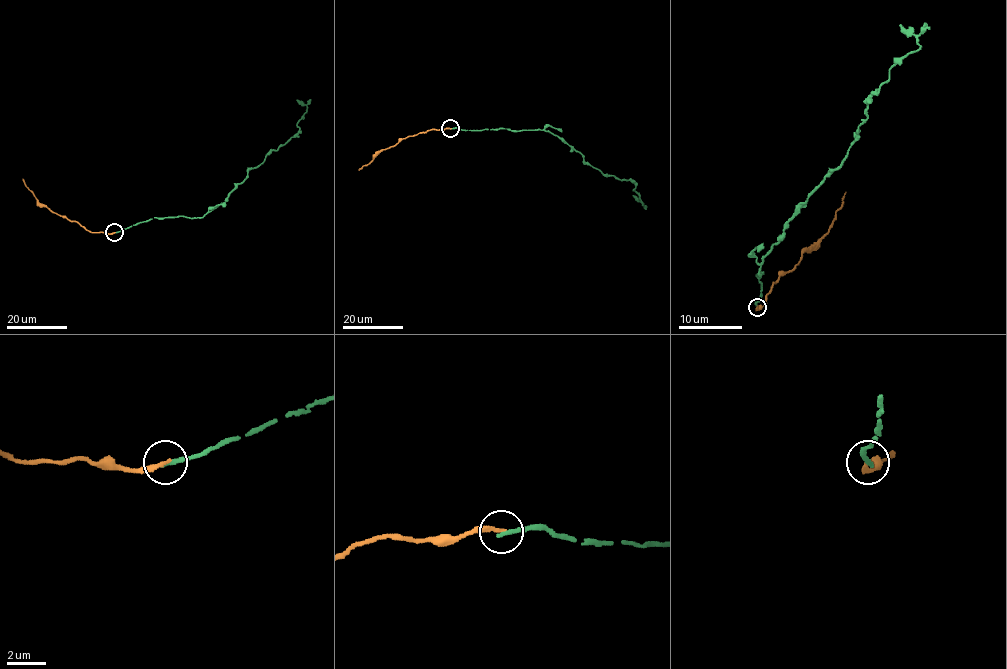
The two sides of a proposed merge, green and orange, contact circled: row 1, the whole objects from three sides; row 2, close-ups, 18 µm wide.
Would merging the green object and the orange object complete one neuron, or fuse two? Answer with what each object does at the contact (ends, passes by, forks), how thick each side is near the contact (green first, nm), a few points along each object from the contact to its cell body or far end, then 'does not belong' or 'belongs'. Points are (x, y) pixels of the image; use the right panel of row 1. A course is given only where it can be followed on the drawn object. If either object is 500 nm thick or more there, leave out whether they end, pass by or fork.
green ends there; orange ends there; 240 nm thick on the green side, 200 nm on the other; green runs (757, 307), (757, 275), (784, 224), (841, 163), (867, 119), (867, 99), (919, 47), (900, 24); orange runs (757, 307), (765, 304), (773, 283), (793, 267), (805, 251), (829, 230), (846, 192); does not belong

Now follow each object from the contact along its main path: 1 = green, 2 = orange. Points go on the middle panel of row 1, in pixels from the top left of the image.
1: (450, 128), (543, 130), (552, 133), (603, 174), (631, 180), (635, 187), (633, 190), (643, 205), (632, 196)
2: (450, 128), (428, 130), (403, 138), (380, 151), (359, 170)

